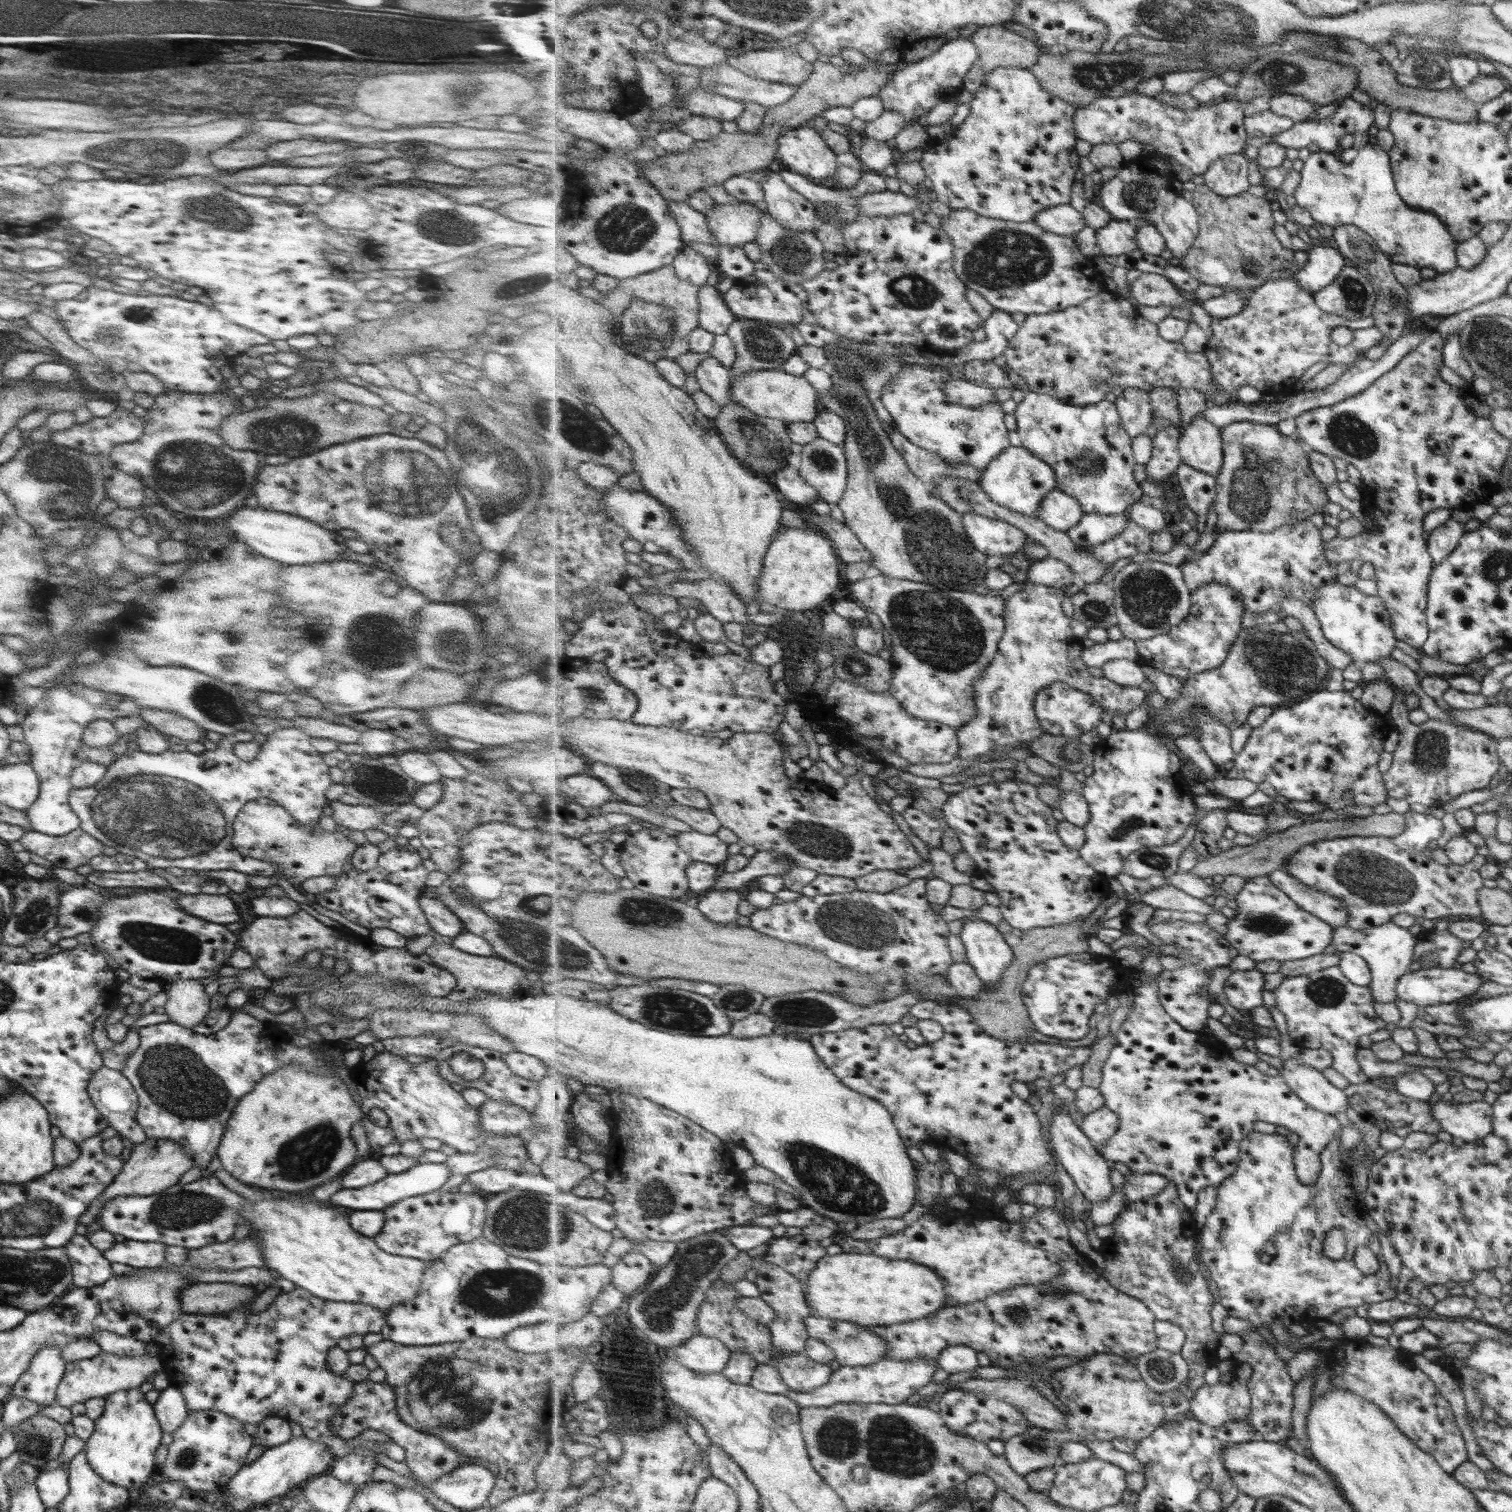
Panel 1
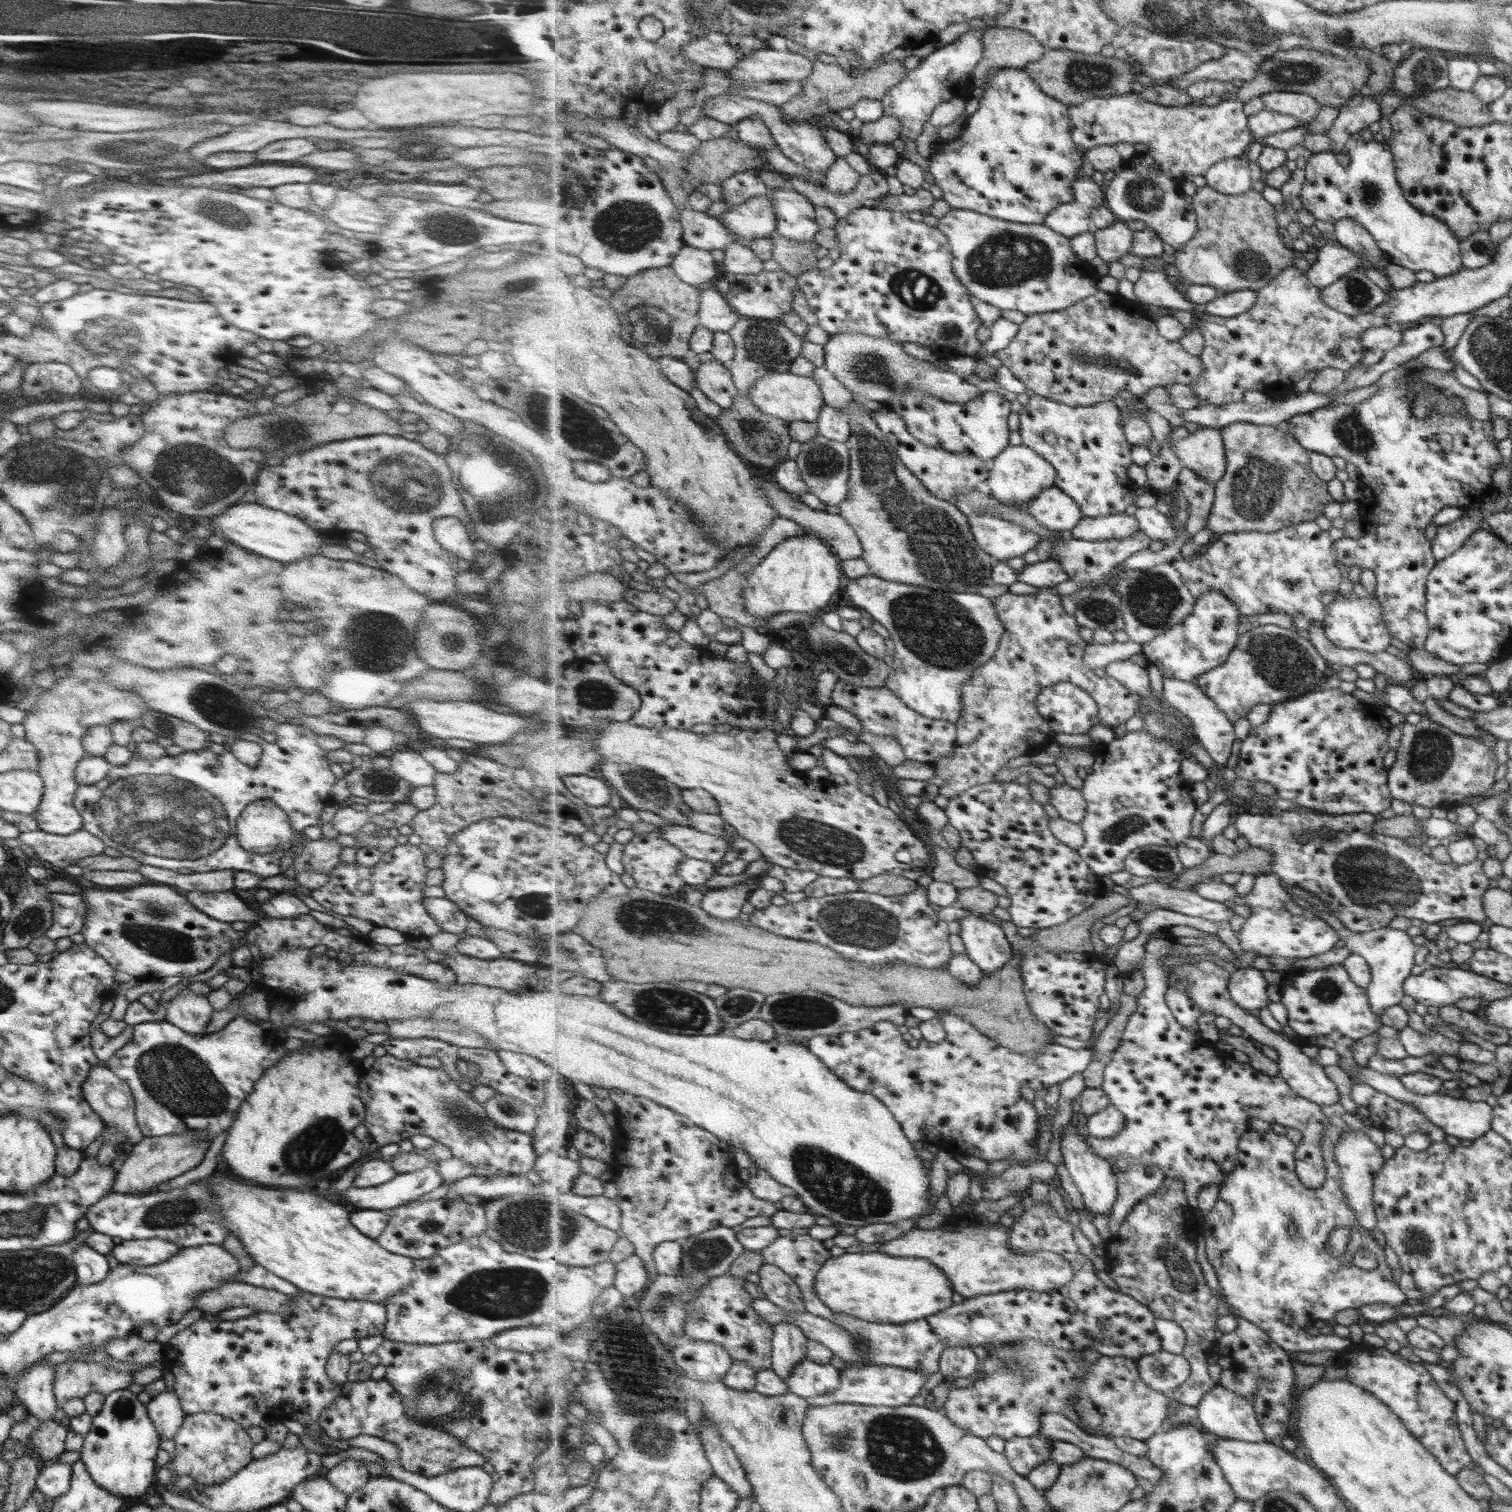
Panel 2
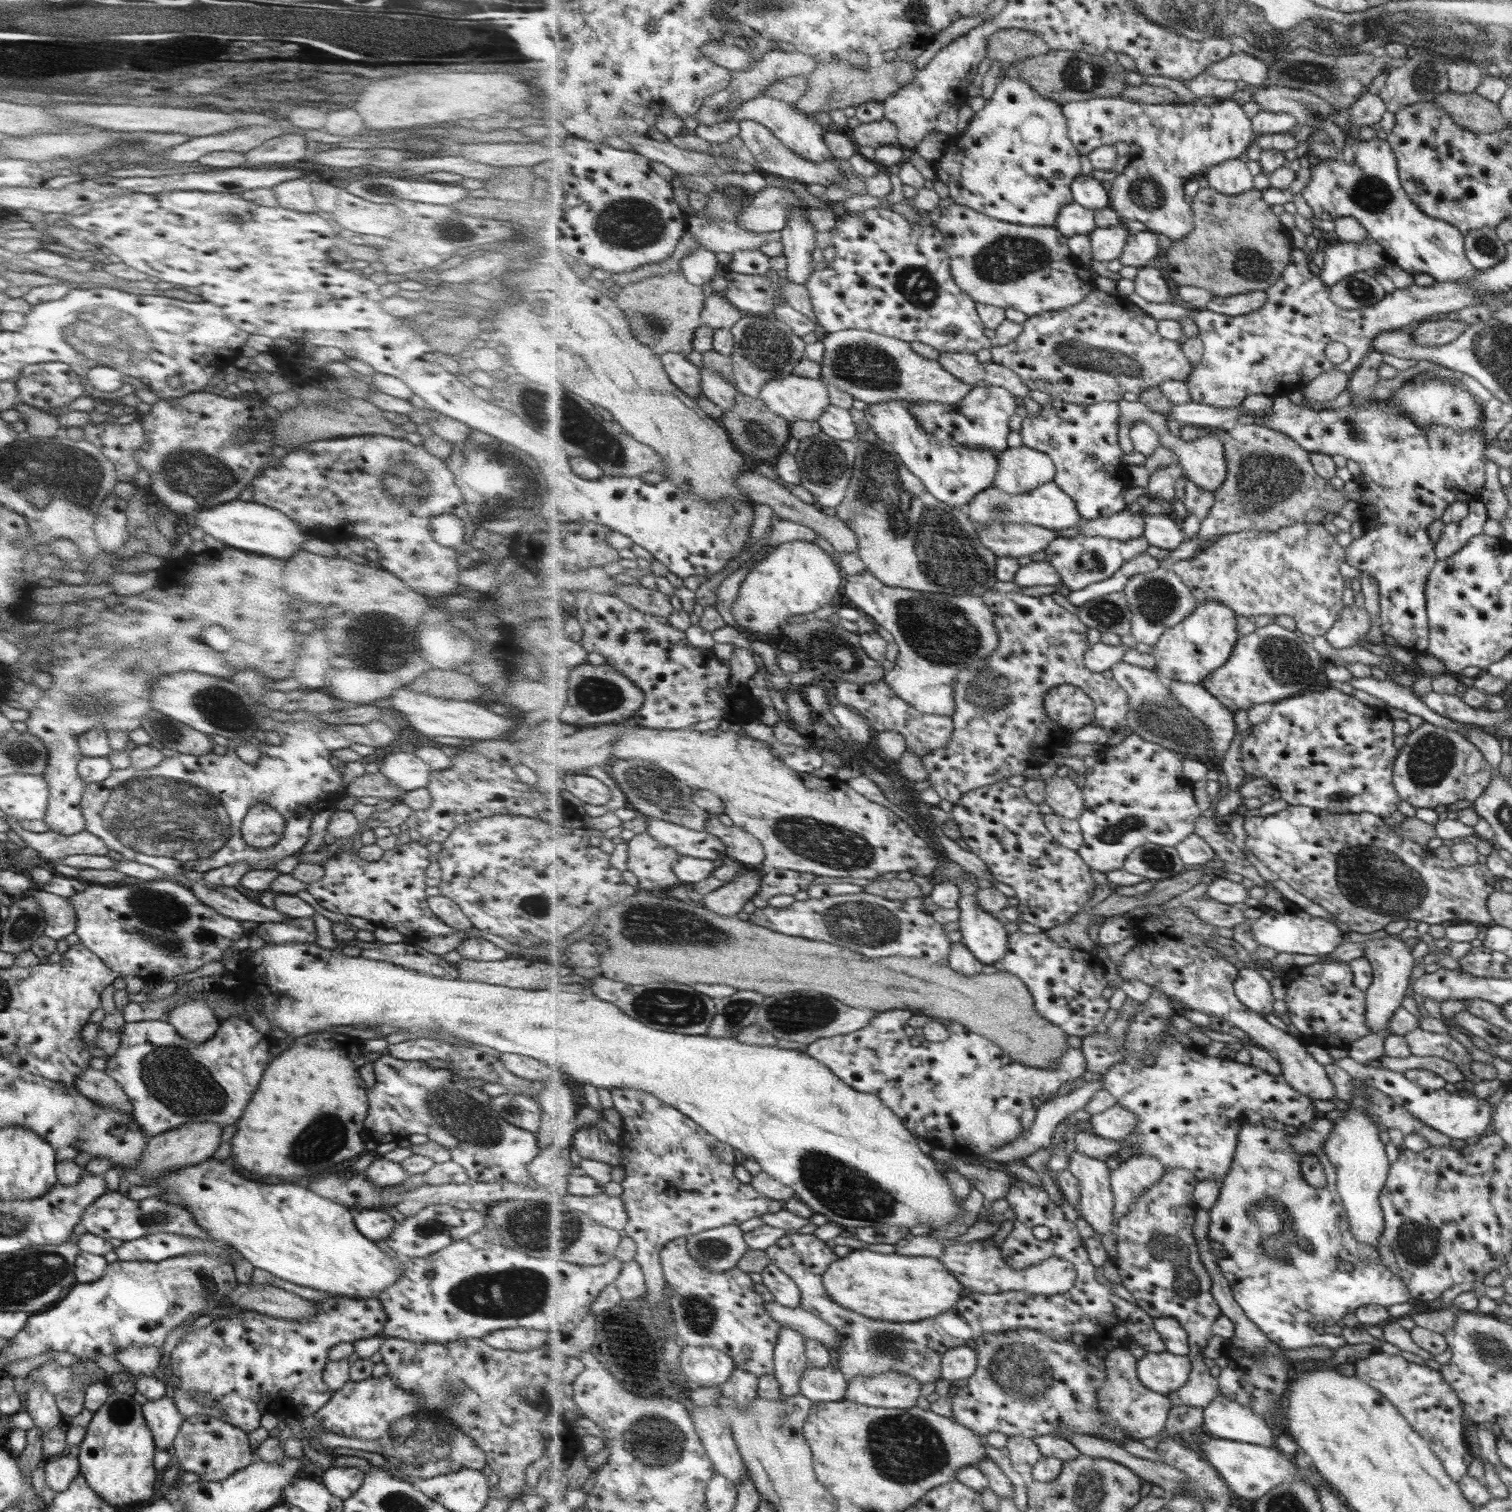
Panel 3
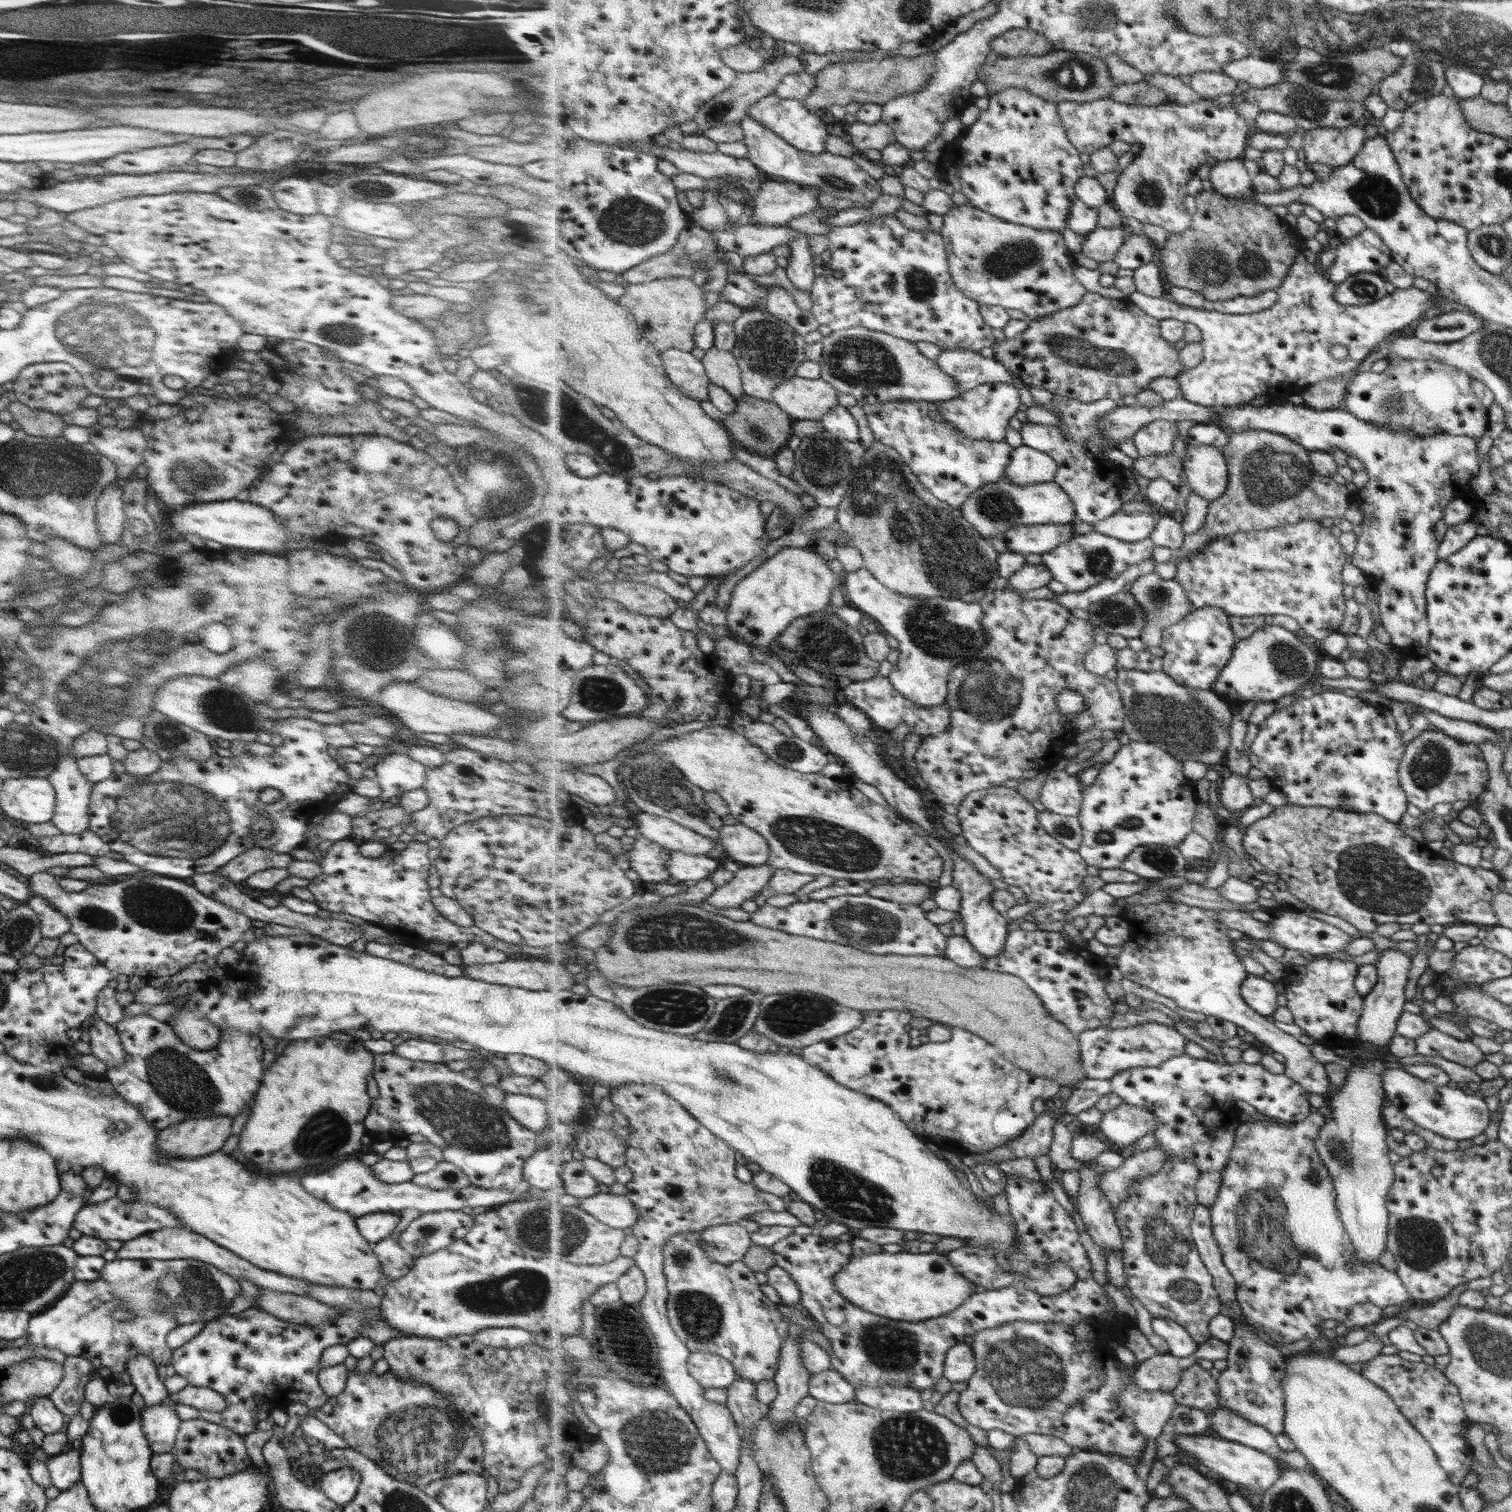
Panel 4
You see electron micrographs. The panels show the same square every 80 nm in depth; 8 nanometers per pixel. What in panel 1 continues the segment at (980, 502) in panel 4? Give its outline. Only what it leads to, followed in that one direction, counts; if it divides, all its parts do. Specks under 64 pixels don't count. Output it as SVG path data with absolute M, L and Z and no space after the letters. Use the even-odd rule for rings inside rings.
M1052 490L1042 501L1038 518L1055 530L1068 532L1084 517L1081 503L1065 491Z

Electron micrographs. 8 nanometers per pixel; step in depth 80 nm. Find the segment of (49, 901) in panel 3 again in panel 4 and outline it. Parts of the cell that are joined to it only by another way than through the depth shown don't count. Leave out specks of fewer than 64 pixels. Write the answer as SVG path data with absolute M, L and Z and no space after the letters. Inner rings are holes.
M31 894L25 903L37 917L42 938L57 939L69 930L67 919L49 906L41 896Z

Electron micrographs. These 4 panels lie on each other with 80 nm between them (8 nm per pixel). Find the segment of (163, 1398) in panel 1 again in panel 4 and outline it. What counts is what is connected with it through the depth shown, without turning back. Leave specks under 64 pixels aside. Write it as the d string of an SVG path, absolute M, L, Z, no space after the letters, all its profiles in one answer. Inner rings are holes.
M164 1402L155 1406L145 1406L140 1411L140 1425L143 1436L152 1454L172 1453L178 1424L174 1409Z

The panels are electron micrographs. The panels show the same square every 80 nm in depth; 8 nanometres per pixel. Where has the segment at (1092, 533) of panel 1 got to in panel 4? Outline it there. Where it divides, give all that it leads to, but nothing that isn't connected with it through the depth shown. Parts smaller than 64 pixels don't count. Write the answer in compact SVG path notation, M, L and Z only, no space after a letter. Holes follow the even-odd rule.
M1123 511L1091 524L1093 530L1126 541L1149 539L1158 523L1156 511L1125 514Z

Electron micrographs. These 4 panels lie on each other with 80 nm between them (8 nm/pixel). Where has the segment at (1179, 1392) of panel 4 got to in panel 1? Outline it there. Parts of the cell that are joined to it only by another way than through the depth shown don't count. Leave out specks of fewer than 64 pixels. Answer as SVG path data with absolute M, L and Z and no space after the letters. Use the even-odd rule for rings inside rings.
M1169 1181L1159 1194L1124 1207L1113 1225L1115 1234L1105 1239L1100 1249L1105 1258L1102 1275L1125 1294L1144 1302L1158 1319L1172 1322L1186 1332L1186 1343L1180 1354L1189 1363L1190 1378L1180 1386L1179 1392L1191 1400L1207 1384L1203 1379L1205 1372L1217 1362L1217 1349L1224 1336L1213 1330L1211 1310L1215 1297L1195 1261L1196 1235L1201 1228L1194 1211L1185 1206L1178 1186Z

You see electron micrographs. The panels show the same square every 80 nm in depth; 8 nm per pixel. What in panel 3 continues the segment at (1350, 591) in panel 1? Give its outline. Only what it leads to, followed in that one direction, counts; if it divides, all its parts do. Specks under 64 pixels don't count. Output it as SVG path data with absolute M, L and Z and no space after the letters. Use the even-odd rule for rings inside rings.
M1354 604L1341 610L1341 617L1336 626L1326 635L1329 643L1337 649L1359 646L1364 648L1364 644L1371 645L1369 641L1372 632L1372 616L1365 611L1365 608L1357 608Z

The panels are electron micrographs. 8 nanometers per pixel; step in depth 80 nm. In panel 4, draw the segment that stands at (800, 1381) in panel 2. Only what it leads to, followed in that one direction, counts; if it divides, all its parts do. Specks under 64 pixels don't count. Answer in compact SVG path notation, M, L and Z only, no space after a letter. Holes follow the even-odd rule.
M834 1368L813 1374L809 1381L809 1394L817 1400L831 1404L855 1402L856 1386L845 1380L845 1377Z

